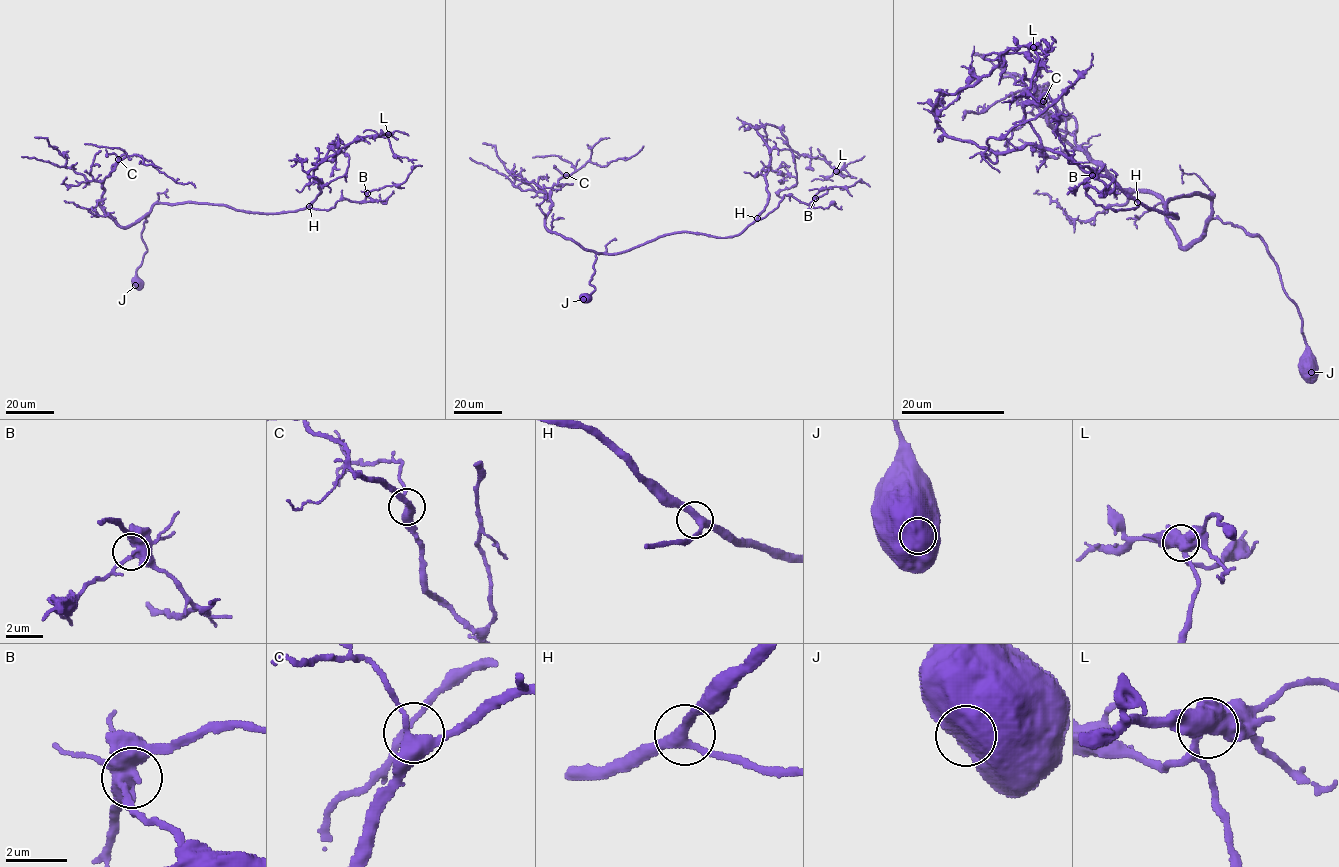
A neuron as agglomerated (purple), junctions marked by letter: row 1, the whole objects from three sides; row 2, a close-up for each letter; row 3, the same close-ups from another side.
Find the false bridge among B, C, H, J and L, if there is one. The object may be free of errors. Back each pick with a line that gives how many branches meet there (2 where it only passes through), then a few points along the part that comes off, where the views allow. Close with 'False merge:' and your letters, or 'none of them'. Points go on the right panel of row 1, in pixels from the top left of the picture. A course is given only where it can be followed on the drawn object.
False merge: none of them

